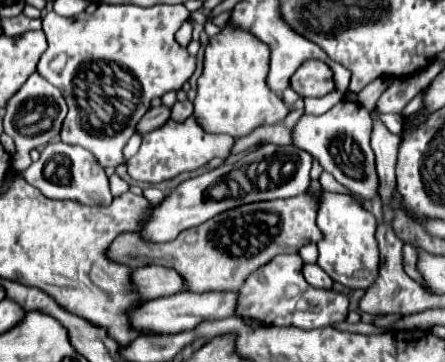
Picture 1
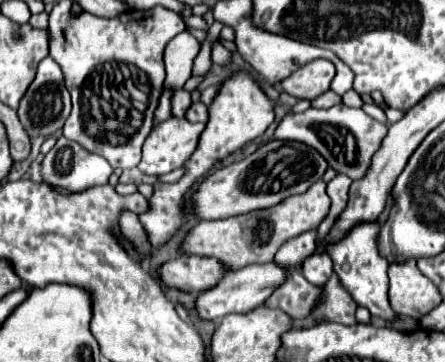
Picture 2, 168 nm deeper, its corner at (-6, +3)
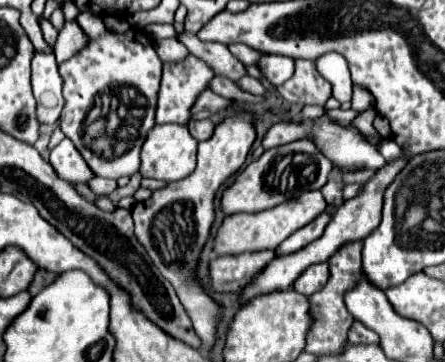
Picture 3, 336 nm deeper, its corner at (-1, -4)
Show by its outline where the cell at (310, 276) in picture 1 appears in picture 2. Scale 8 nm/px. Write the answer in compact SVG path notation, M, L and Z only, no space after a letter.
M314 255L302 263L302 275L308 283L322 287L332 275L332 259L330 255Z

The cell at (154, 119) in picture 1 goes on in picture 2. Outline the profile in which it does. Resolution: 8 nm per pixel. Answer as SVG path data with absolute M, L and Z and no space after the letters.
M186 89L174 91L174 97L172 97L172 113L176 117L184 117L184 113L190 109L190 105L192 105L190 91L186 91Z

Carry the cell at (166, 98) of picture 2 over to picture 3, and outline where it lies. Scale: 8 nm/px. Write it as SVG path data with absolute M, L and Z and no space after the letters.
M187 56L187 60L179 64L163 64L155 122L185 124L189 120L189 108L195 102L195 96L207 88L211 78L211 68L193 56Z

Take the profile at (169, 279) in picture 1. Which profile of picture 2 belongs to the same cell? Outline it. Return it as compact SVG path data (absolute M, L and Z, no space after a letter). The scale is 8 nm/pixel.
M182 255L174 261L168 261L160 269L160 277L168 287L176 287L190 293L202 293L206 289L216 287L224 273L226 267L222 261L198 255Z

